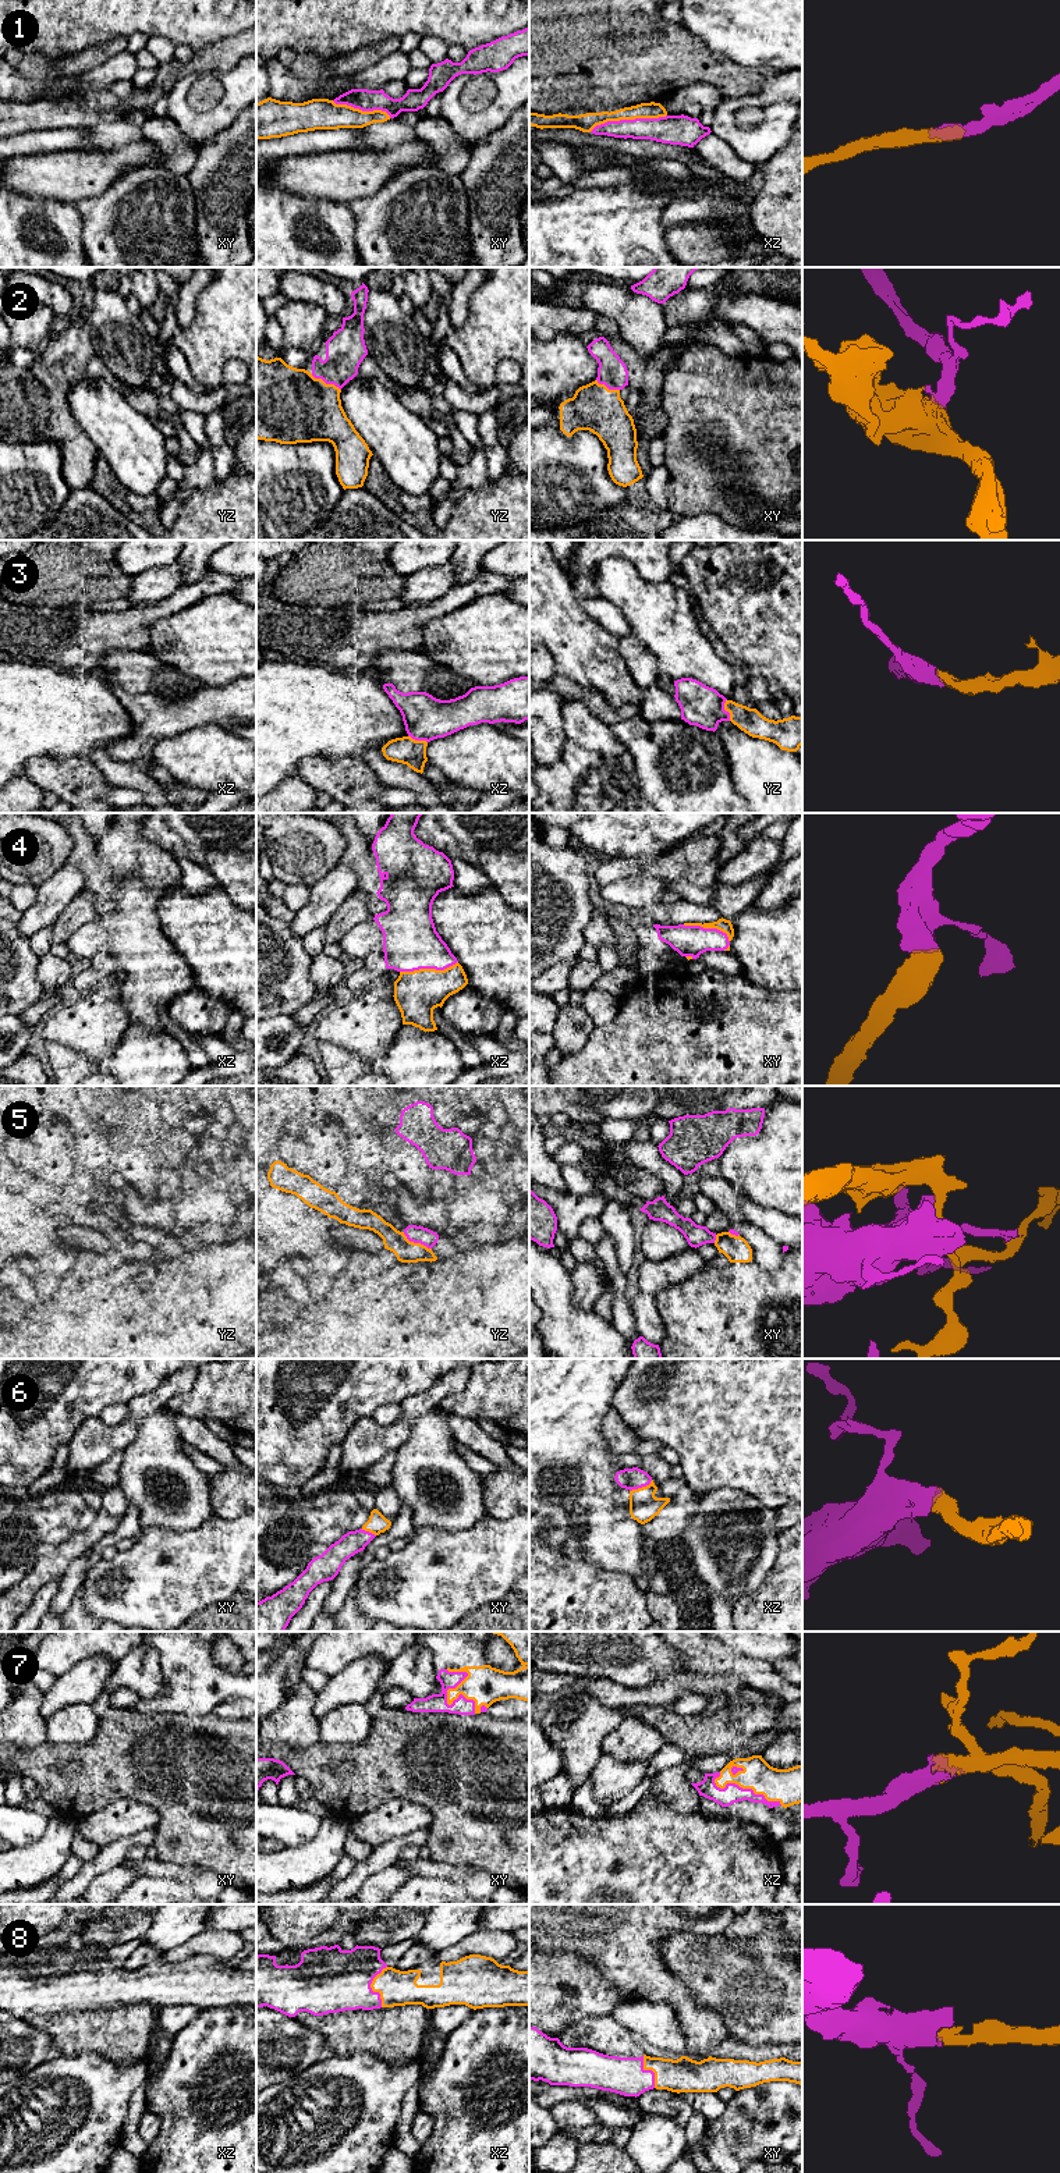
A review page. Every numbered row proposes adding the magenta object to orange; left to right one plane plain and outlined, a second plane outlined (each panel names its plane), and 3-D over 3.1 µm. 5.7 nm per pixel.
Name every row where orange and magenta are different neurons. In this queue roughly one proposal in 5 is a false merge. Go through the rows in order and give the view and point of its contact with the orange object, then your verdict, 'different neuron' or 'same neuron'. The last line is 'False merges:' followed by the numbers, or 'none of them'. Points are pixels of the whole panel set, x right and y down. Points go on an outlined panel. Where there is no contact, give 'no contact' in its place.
1: xz (627, 119) | same neuron
2: yz (325, 383) | same neuron
3: yz (726, 710) | same neuron
4: xz (428, 969) | same neuron
5: yz (417, 1243) | different neuron
6: xz (642, 1487) | same neuron
7: xy (447, 1694) | same neuron
8: xz (371, 1987) | same neuron
False merges: 5

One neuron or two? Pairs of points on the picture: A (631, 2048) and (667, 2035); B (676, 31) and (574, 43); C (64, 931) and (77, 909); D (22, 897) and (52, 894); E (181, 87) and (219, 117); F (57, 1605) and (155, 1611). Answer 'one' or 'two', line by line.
A: two
B: one
C: one
D: two
E: one
F: two

